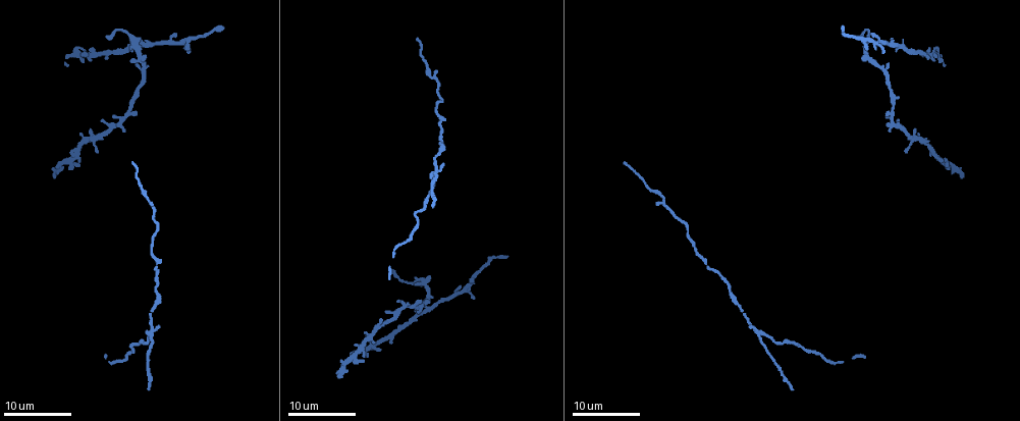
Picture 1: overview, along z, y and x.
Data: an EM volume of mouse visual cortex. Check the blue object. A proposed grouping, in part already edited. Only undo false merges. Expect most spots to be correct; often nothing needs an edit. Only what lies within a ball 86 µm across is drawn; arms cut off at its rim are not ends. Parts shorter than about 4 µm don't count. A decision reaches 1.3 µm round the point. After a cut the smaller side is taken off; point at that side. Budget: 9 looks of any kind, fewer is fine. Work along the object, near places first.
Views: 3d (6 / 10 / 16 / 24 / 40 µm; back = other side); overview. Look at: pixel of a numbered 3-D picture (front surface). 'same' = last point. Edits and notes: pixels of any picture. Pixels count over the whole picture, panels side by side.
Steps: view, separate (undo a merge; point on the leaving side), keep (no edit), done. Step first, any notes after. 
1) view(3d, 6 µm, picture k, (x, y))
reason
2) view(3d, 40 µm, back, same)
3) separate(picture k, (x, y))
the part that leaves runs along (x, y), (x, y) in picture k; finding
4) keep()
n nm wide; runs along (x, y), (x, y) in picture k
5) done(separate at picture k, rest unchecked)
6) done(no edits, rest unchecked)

view(3d, 24 µm, picture 1, (884, 69))
three-way junction

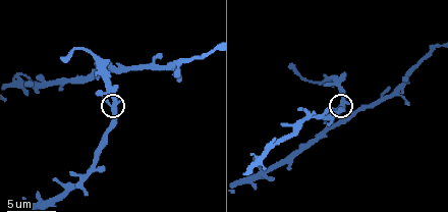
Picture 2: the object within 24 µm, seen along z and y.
view(3d, 6 µm, picture 2, (343, 103))

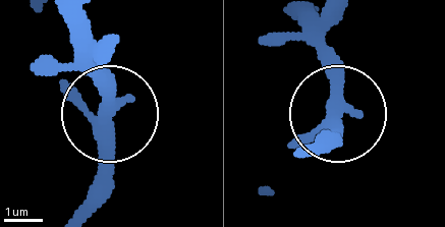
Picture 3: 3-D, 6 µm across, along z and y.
keep()
side arm 12 µm; all the same neuron

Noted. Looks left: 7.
view(3d, 10 µm, picture 2, (322, 84))
calibre changes

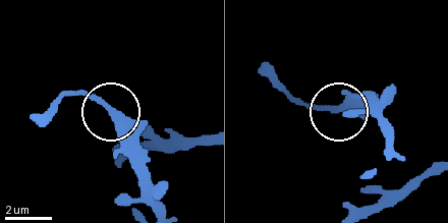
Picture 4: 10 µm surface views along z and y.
keep()
one neuron here

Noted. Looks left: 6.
view(3d, 16 µm, picture 2, (43, 203))
four or more arms meet

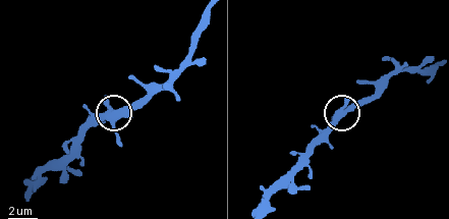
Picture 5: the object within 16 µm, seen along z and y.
keep()
410 nm wide; continuous, no second neuron

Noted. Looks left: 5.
view(3d, 10 µm, picture 2, (327, 129))

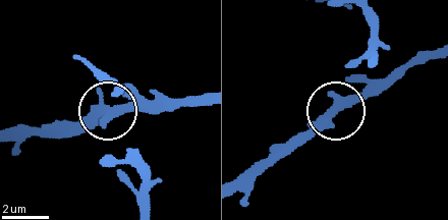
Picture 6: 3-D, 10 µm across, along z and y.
keep()
all the same neuron

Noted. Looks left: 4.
done(no edits, rest unchecked)

